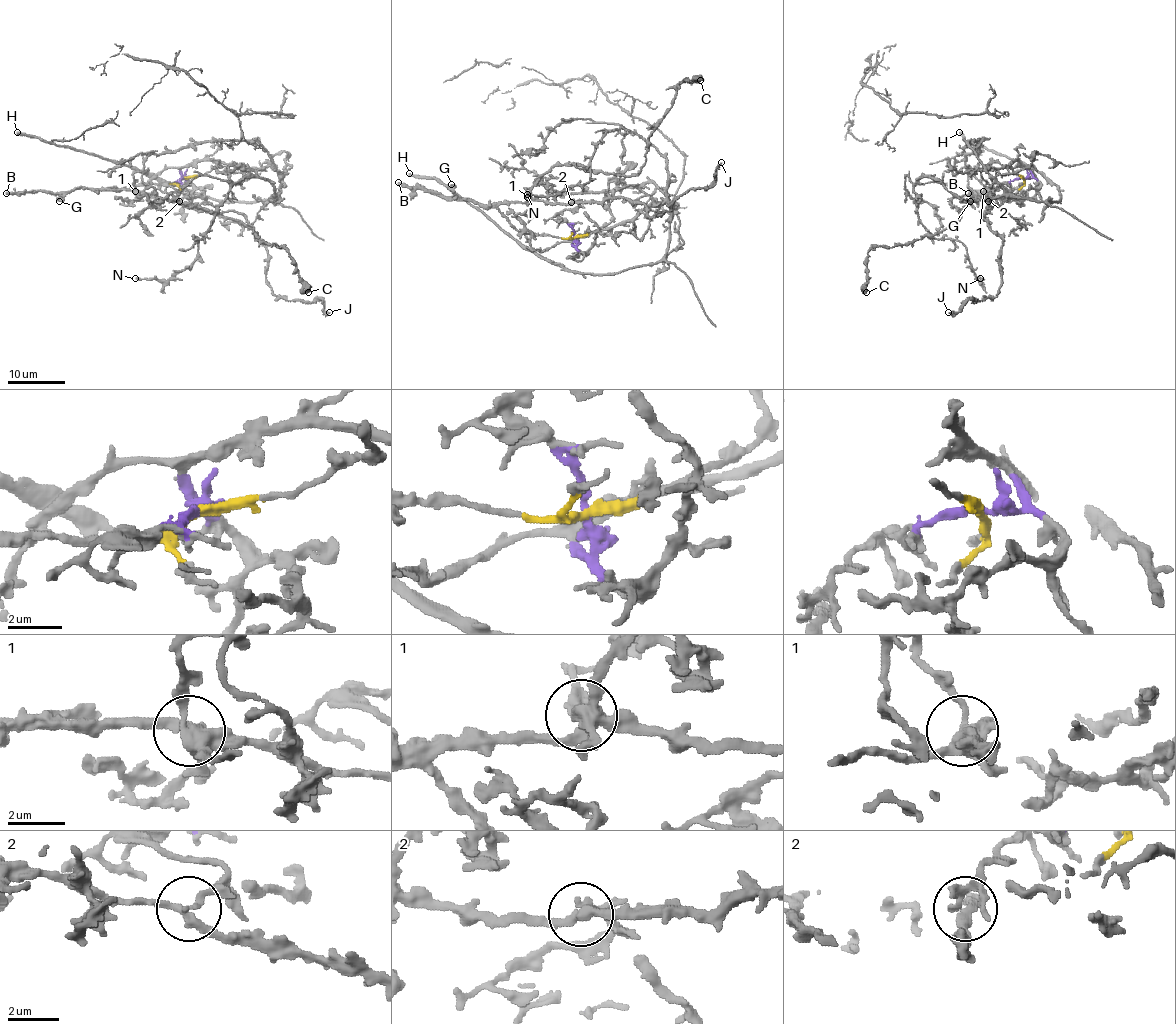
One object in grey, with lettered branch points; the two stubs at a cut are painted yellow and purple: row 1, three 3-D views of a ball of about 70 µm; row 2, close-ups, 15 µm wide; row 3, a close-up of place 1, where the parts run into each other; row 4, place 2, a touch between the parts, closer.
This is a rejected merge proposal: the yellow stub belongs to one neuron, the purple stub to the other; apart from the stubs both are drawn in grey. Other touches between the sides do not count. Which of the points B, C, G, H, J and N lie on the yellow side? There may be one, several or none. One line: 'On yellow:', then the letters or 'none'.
On yellow: B, C, G, J

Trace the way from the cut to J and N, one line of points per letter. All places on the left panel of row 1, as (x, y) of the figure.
J: (182, 178), (105, 188), (151, 192), (234, 218), (267, 251), (271, 291), (284, 300), (323, 301), (330, 312)
N: (182, 178), (221, 161), (271, 166), (280, 188), (231, 186), (188, 267), (135, 278)

